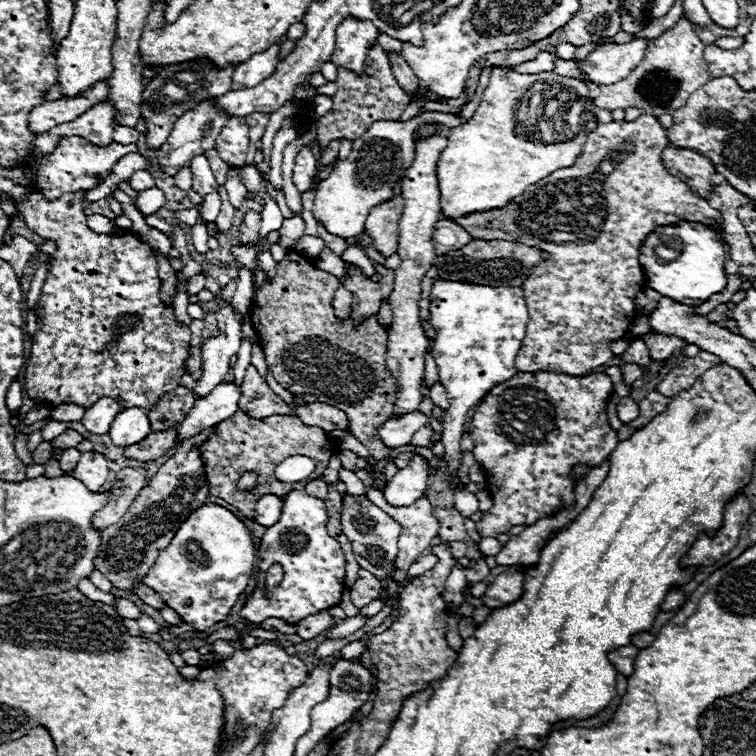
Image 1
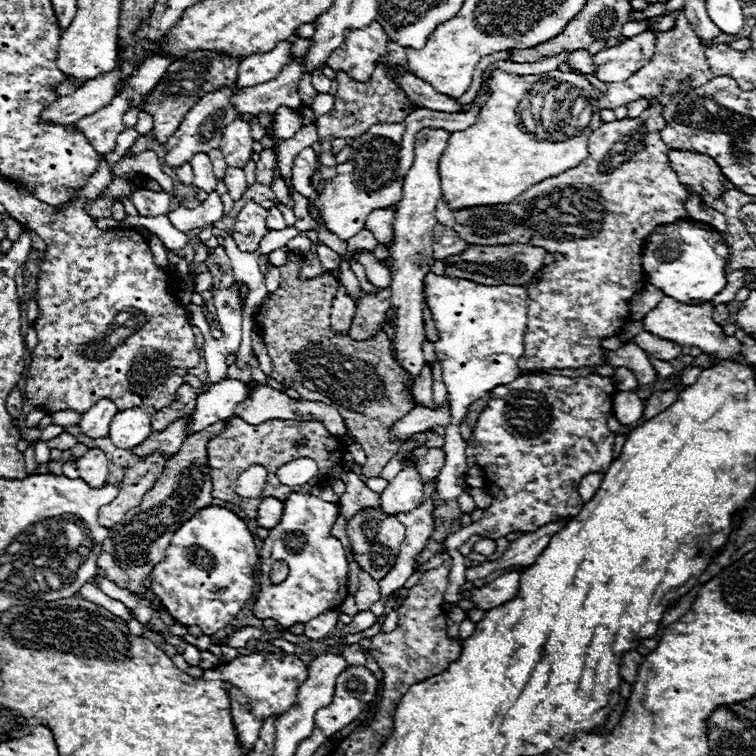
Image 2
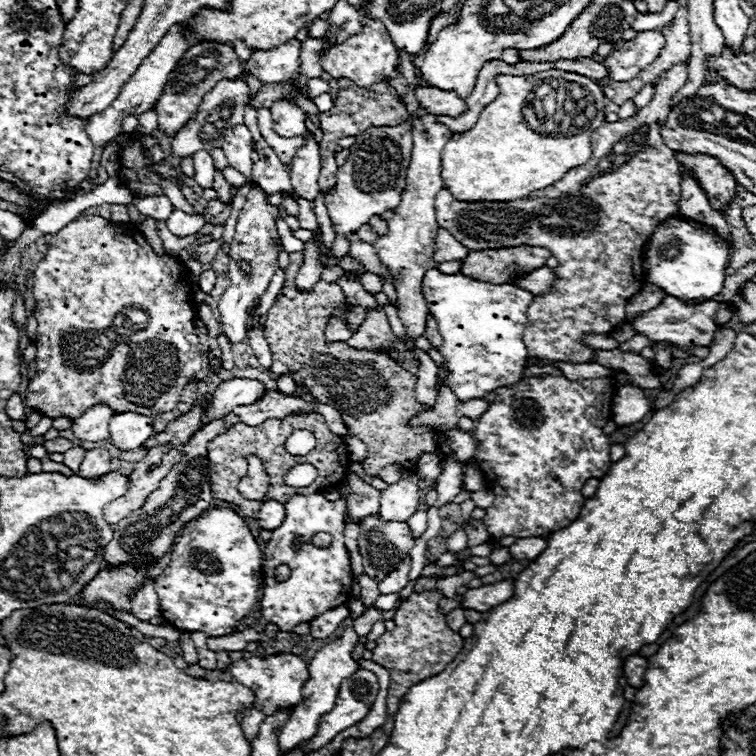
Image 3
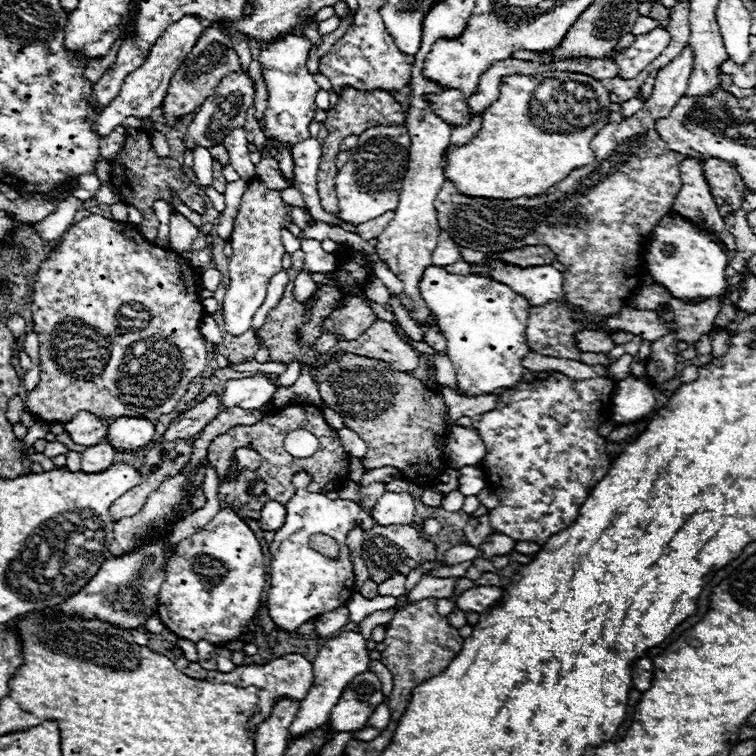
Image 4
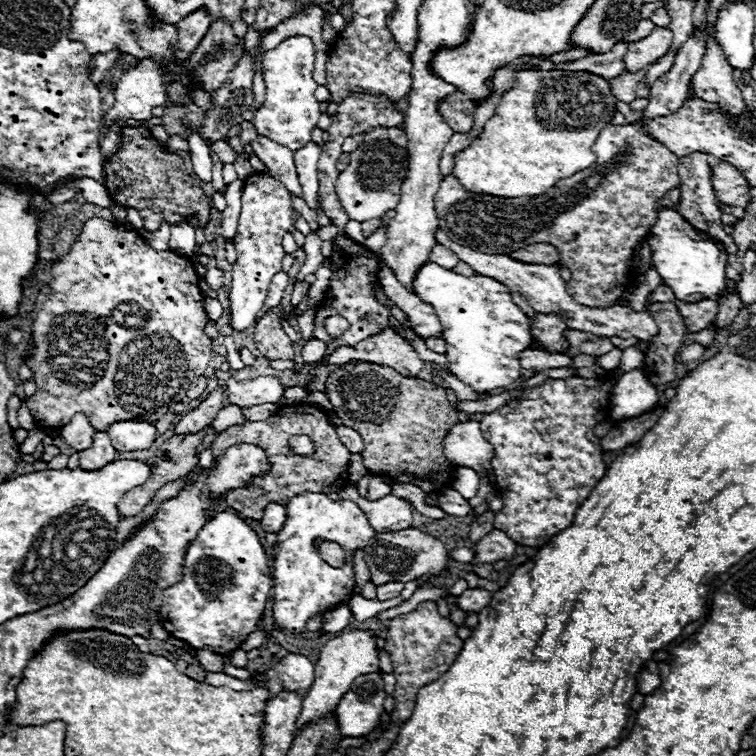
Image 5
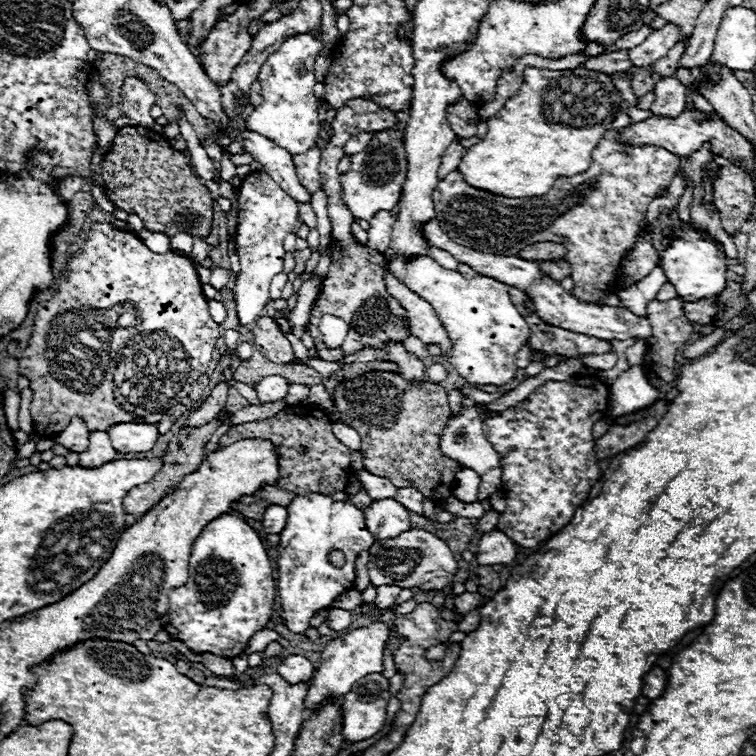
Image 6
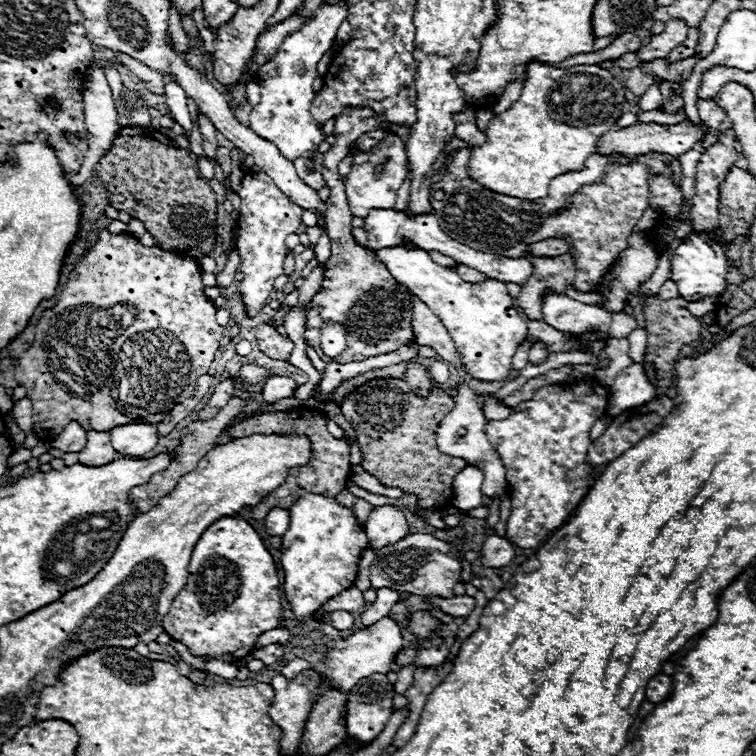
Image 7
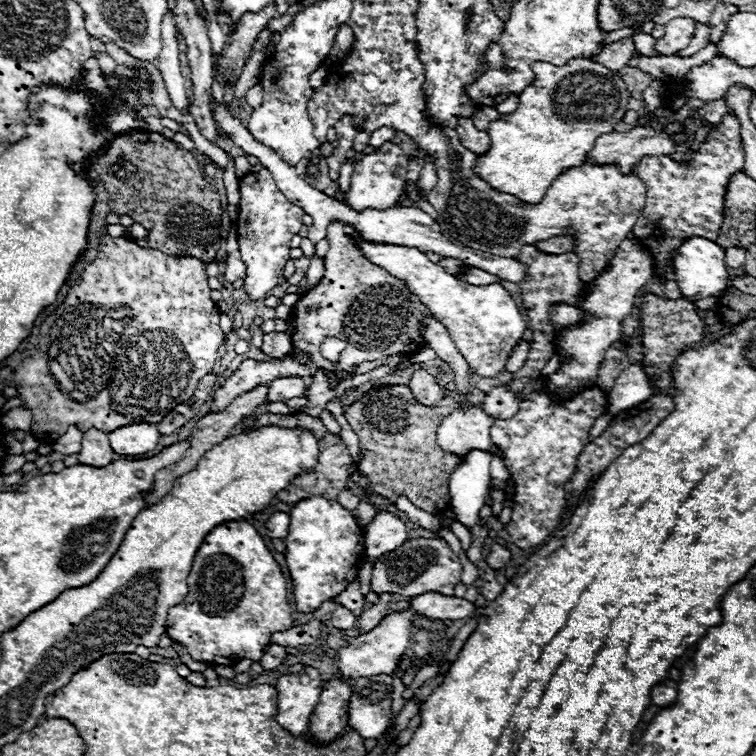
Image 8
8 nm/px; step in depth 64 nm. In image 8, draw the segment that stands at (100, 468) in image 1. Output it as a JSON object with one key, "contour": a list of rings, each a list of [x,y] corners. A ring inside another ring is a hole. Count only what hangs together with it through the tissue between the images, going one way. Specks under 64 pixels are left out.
{"contour":[[[96,428],[86,430],[78,458],[80,458],[80,464],[86,464],[86,466],[96,466],[96,468],[108,466],[114,460],[114,452],[110,448],[108,434]]]}

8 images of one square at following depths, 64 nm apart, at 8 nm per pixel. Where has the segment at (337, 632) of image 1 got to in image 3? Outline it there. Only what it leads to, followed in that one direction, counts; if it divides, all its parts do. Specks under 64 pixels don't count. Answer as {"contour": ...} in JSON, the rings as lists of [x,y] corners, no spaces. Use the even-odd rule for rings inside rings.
{"contour":[[[398,600],[392,610],[366,610],[360,618],[354,620],[354,632],[358,636],[366,636],[378,620],[390,620],[400,606],[401,602]]]}

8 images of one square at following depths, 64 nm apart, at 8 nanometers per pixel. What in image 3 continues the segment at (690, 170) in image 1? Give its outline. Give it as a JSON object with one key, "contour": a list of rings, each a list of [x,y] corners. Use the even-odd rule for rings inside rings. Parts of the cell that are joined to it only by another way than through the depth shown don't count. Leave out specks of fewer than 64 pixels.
{"contour":[[[678,154],[680,166],[690,166],[702,184],[706,196],[710,198],[710,204],[716,210],[724,210],[728,206],[736,192],[738,184],[736,178],[712,156],[692,156],[692,154]]]}

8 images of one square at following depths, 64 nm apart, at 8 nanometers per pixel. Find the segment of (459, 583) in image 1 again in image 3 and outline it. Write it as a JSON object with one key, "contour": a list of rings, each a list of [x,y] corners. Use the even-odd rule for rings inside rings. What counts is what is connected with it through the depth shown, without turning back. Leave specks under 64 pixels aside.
{"contour":[[[538,376],[532,378],[536,398],[536,420],[532,424],[520,424],[520,416],[512,412],[508,404],[492,402],[488,412],[484,412],[474,428],[474,436],[480,442],[476,454],[476,464],[480,466],[486,488],[496,496],[494,506],[486,508],[484,522],[492,538],[514,536],[514,538],[534,538],[550,536],[552,532],[566,528],[574,522],[584,506],[582,488],[590,478],[602,478],[610,470],[610,440],[596,422],[606,422],[610,418],[612,404],[612,378],[592,378],[592,380],[568,380],[564,376]],[[464,529],[457,530],[447,540],[448,551],[457,554],[461,552],[467,545],[467,536]]]}

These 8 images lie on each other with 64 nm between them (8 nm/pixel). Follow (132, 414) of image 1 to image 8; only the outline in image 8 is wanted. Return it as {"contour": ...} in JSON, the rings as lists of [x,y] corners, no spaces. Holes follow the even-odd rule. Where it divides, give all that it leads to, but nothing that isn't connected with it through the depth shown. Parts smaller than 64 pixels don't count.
{"contour":[[[128,424],[108,434],[112,450],[122,456],[138,456],[156,448],[160,438],[156,424]]]}

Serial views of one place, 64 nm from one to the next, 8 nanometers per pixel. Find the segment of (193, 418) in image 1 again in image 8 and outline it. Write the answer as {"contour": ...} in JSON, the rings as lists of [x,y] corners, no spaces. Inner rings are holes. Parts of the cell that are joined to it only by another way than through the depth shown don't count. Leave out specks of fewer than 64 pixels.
{"contour":[[[290,376],[290,378],[276,378],[270,384],[270,392],[268,392],[268,400],[290,400],[290,398],[298,398],[304,396],[306,392],[306,382],[302,378]]]}

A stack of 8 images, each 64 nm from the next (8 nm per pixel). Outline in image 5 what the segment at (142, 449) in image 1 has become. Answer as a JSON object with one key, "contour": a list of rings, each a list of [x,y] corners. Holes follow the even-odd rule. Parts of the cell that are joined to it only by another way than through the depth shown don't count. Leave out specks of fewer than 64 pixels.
{"contour":[[[218,386],[216,390],[212,390],[212,394],[194,410],[190,410],[178,424],[176,424],[176,434],[194,434],[198,430],[202,430],[204,426],[212,424],[212,420],[216,418],[216,414],[220,412],[222,404],[226,400],[226,388]]]}

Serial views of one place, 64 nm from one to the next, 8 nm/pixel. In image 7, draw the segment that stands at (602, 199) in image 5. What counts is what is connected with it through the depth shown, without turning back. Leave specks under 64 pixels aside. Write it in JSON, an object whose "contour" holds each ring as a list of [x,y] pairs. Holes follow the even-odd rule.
{"contour":[[[456,148],[448,156],[450,162],[442,180],[430,188],[432,208],[440,228],[460,244],[506,258],[518,258],[522,254],[518,252],[520,244],[528,246],[548,238],[564,238],[570,244],[570,254],[576,258],[578,292],[594,292],[618,254],[628,246],[628,236],[648,208],[648,170],[672,174],[664,154],[648,154],[632,164],[626,164],[620,156],[594,154],[580,172],[556,176],[546,198],[520,200],[496,194],[474,182],[466,170],[472,158],[468,148]]]}

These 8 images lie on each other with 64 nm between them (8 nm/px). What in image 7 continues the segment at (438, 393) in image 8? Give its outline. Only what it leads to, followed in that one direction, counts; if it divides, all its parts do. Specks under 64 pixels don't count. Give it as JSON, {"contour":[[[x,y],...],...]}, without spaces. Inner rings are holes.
{"contour":[[[410,362],[410,368],[406,370],[406,382],[412,388],[412,392],[416,392],[416,396],[430,396],[434,386],[428,370],[416,362]]]}

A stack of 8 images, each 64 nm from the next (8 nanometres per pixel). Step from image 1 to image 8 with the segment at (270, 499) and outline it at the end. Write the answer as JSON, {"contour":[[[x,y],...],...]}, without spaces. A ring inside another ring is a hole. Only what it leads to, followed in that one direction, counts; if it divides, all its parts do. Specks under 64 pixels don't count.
{"contour":[[[274,512],[266,522],[266,536],[268,538],[284,538],[290,528],[290,514]]]}

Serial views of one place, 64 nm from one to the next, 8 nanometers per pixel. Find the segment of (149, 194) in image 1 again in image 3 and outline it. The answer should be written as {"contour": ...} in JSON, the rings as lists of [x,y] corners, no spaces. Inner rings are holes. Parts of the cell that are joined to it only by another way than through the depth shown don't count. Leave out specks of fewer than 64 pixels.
{"contour":[[[150,196],[150,198],[140,198],[140,200],[134,200],[136,208],[140,210],[140,214],[144,216],[152,216],[156,220],[168,220],[170,212],[174,210],[170,200],[166,196]]]}

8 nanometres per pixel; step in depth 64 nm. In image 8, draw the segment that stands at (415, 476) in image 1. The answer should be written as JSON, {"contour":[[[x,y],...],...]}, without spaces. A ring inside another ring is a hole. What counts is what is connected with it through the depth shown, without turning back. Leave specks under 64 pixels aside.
{"contour":[[[378,512],[376,518],[364,528],[364,558],[372,564],[384,556],[384,552],[392,552],[400,548],[408,540],[406,526],[390,512]]]}

